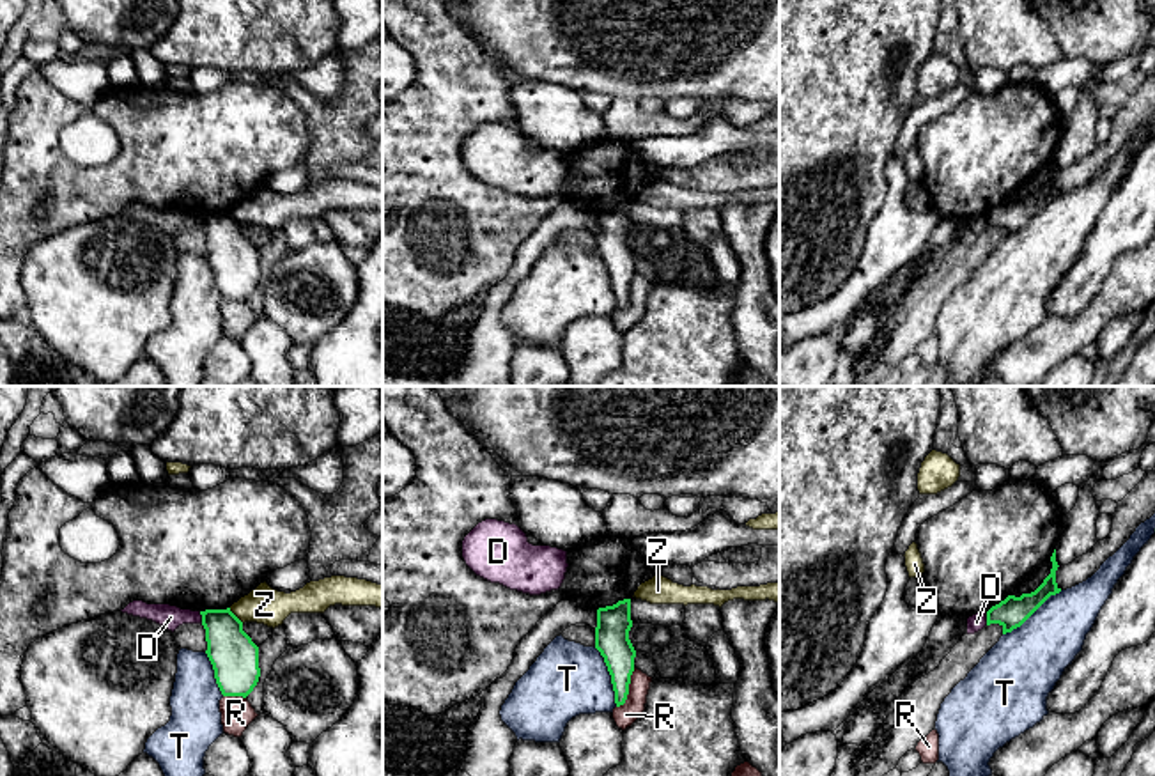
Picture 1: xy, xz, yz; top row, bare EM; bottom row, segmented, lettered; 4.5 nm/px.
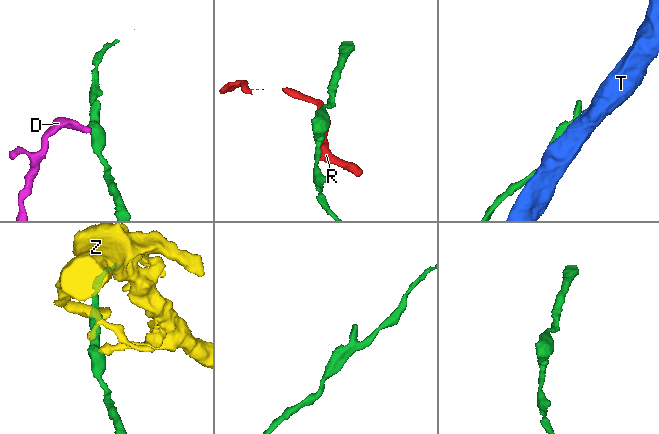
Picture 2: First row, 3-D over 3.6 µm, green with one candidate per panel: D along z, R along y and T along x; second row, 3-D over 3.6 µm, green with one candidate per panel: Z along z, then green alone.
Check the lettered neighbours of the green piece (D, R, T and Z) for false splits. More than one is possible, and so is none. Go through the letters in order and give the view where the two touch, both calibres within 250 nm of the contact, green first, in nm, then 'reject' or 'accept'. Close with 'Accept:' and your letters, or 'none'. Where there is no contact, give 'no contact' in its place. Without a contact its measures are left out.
D: contact in xy; calibres 220 and 110 nm; reject
R: contact in xz; calibres 160 and 100 nm; reject
T: contact in xz; calibres 160 and 340 nm; reject
Z: contact in xy; calibres 220 and 170 nm; reject
Accept: none

